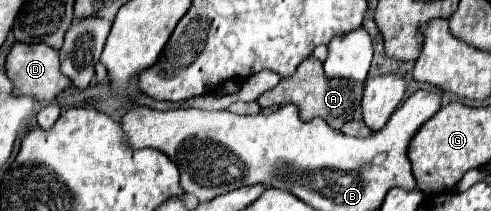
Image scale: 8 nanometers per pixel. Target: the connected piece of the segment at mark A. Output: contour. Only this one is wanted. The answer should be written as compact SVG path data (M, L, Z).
M307 57L295 71L293 77L281 79L277 87L265 91L257 103L261 107L273 107L273 105L285 105L285 103L293 103L299 109L299 117L309 121L315 117L321 117L323 121L327 121L333 129L341 129L341 125L345 125L345 121L353 119L353 113L357 109L357 105L361 103L361 95L363 95L363 85L361 83L353 83L347 79L327 79L323 73L323 63L315 57Z

